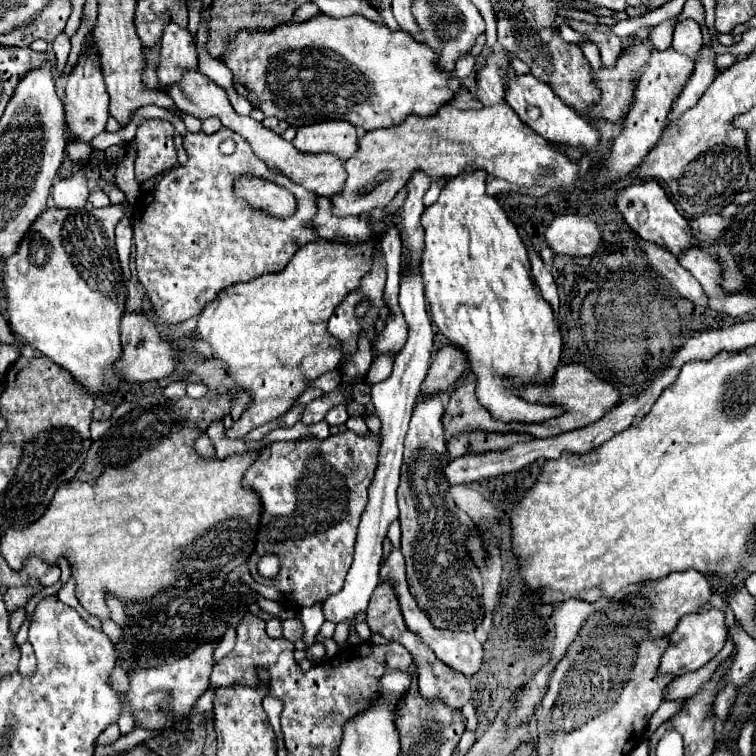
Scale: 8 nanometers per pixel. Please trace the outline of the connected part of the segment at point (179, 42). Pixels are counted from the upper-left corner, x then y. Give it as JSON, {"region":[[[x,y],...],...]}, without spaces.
{"region":[[[168,23],[160,43],[160,85],[178,83],[186,69],[198,69],[194,35],[178,23]]]}

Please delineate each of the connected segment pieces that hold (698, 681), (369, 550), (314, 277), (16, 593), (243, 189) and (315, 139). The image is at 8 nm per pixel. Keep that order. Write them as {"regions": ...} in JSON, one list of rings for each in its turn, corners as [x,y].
{"regions":[[[[728,637],[724,649],[712,661],[708,661],[704,667],[700,667],[696,671],[690,671],[688,675],[676,677],[668,685],[664,699],[690,699],[708,679],[712,679],[712,675],[716,673],[716,669],[720,667],[720,663],[724,663],[732,655],[732,651],[734,651],[734,643],[732,643],[732,637]]],[[[404,265],[402,267],[402,279],[400,279],[400,309],[406,317],[406,323],[410,327],[408,341],[400,355],[394,361],[394,371],[386,381],[380,381],[372,385],[372,403],[376,407],[376,415],[382,421],[382,433],[380,433],[380,455],[378,455],[378,469],[370,485],[370,499],[368,507],[362,515],[358,539],[356,539],[356,553],[354,563],[348,571],[346,583],[340,593],[330,595],[324,601],[324,617],[332,623],[340,621],[354,621],[354,615],[358,611],[364,611],[368,607],[368,599],[372,591],[378,585],[378,569],[382,561],[382,539],[386,535],[388,525],[398,519],[398,505],[396,505],[396,489],[400,481],[400,467],[402,467],[402,443],[404,435],[408,431],[408,421],[412,415],[414,401],[420,393],[420,385],[428,373],[430,367],[430,353],[432,353],[432,327],[430,317],[426,311],[426,295],[424,295],[424,281],[420,265]]],[[[316,241],[300,247],[296,255],[290,259],[284,271],[280,273],[268,273],[260,275],[252,281],[234,283],[234,287],[228,287],[220,291],[212,303],[208,303],[196,323],[196,339],[202,337],[212,347],[212,359],[226,363],[226,375],[244,391],[250,393],[252,403],[244,409],[238,421],[230,429],[224,431],[228,439],[242,439],[252,429],[278,419],[284,415],[296,397],[306,389],[306,383],[316,379],[318,375],[332,371],[340,363],[340,347],[336,341],[328,335],[326,323],[336,309],[336,305],[360,285],[362,275],[370,269],[370,253],[374,245],[372,243],[356,243],[356,245],[344,245],[340,241]]],[[[40,585],[38,589],[26,589],[26,587],[8,589],[8,591],[4,593],[4,601],[6,601],[8,611],[14,611],[14,609],[18,609],[18,607],[24,607],[24,605],[30,601],[30,597],[32,597],[34,593],[38,593],[38,591],[42,591],[42,589],[44,589],[42,585]]],[[[240,175],[234,179],[234,195],[244,199],[254,211],[262,211],[274,219],[288,219],[296,213],[296,197],[284,187],[262,177]]],[[[324,121],[300,127],[292,141],[304,153],[334,153],[342,161],[350,159],[358,147],[358,129],[344,121]]]]}

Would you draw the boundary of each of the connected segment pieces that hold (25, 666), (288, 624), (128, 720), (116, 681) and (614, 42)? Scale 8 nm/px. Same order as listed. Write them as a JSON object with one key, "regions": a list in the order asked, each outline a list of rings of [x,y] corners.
{"regions":[[[[26,641],[24,645],[20,645],[20,651],[22,651],[22,659],[20,659],[18,673],[20,675],[26,675],[26,677],[32,677],[34,671],[36,671],[36,657],[34,657],[32,645]]],[[[296,617],[282,621],[282,629],[284,629],[284,637],[290,641],[296,641],[302,637],[302,623]]],[[[122,697],[122,715],[120,715],[120,721],[118,721],[118,727],[120,727],[120,733],[122,735],[128,735],[130,731],[134,731],[134,719],[132,719],[132,715],[130,715],[130,707],[128,707],[128,703],[124,701],[124,697]]],[[[114,667],[114,671],[112,671],[112,685],[122,695],[128,691],[128,675],[126,675],[126,671],[122,671],[122,667]]],[[[590,33],[588,39],[600,49],[604,67],[614,67],[622,55],[622,43],[620,37],[616,37],[614,33]]]]}

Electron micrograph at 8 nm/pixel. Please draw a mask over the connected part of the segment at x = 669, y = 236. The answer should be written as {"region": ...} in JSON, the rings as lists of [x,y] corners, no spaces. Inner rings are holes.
{"region":[[[654,179],[632,181],[630,185],[618,189],[616,191],[616,209],[624,215],[624,221],[630,225],[630,229],[634,233],[638,233],[646,241],[660,243],[662,247],[670,249],[674,255],[678,255],[684,247],[688,247],[692,243],[698,243],[692,237],[688,221],[676,211],[676,207],[672,205],[672,201],[664,193],[664,189]]]}

